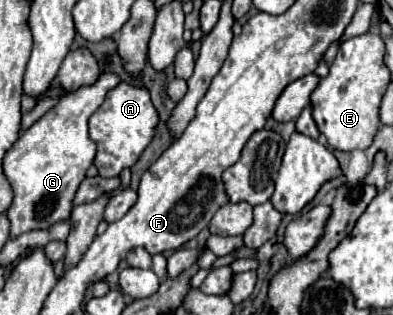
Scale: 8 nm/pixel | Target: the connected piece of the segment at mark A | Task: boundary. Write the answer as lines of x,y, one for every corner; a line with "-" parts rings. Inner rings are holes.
122,81
118,87
108,91
102,107
90,117
90,137
98,145
94,165
98,167
100,177
116,177
124,167
132,167
152,141
156,125
158,111
144,85
130,85

